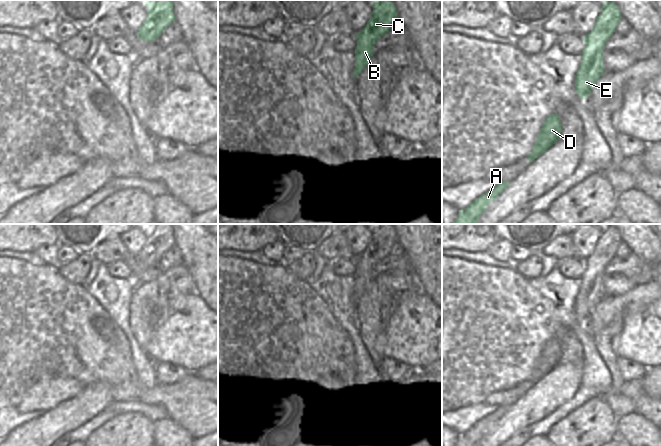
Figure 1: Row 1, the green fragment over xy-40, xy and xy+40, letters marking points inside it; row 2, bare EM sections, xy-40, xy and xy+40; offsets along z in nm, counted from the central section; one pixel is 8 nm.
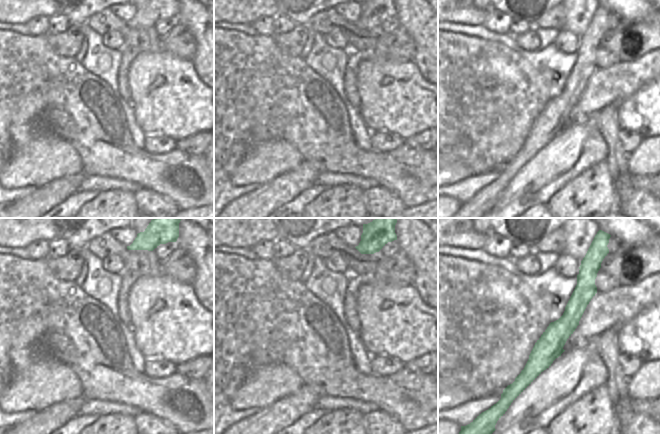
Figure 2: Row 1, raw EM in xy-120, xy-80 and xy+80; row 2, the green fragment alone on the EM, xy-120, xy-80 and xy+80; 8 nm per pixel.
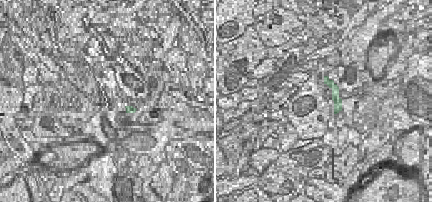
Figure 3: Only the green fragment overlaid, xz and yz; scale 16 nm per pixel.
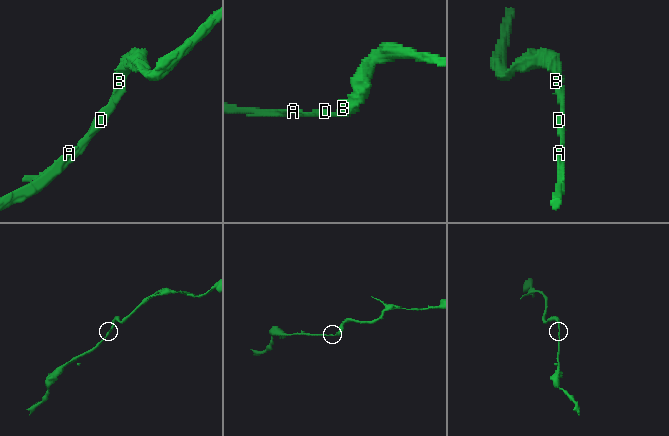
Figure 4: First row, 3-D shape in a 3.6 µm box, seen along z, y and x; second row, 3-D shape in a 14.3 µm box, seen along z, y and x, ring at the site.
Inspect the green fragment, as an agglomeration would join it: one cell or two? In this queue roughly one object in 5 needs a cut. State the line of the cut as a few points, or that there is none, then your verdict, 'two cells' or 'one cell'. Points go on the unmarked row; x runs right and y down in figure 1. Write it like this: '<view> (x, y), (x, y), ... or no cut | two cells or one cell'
no cut | one cell

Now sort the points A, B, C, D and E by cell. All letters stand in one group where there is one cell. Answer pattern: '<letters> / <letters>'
A B C D E

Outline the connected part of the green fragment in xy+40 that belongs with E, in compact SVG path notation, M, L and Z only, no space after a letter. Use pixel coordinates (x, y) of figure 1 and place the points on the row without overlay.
M603 224L601 237L593 253L583 260L585 271L581 278L581 287L575 299L577 319L586 323L603 295L603 273L605 267L615 256L615 251L622 243L619 231L611 224Z

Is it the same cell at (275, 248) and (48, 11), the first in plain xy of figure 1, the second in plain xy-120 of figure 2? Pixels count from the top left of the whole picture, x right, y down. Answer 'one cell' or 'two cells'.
two cells

